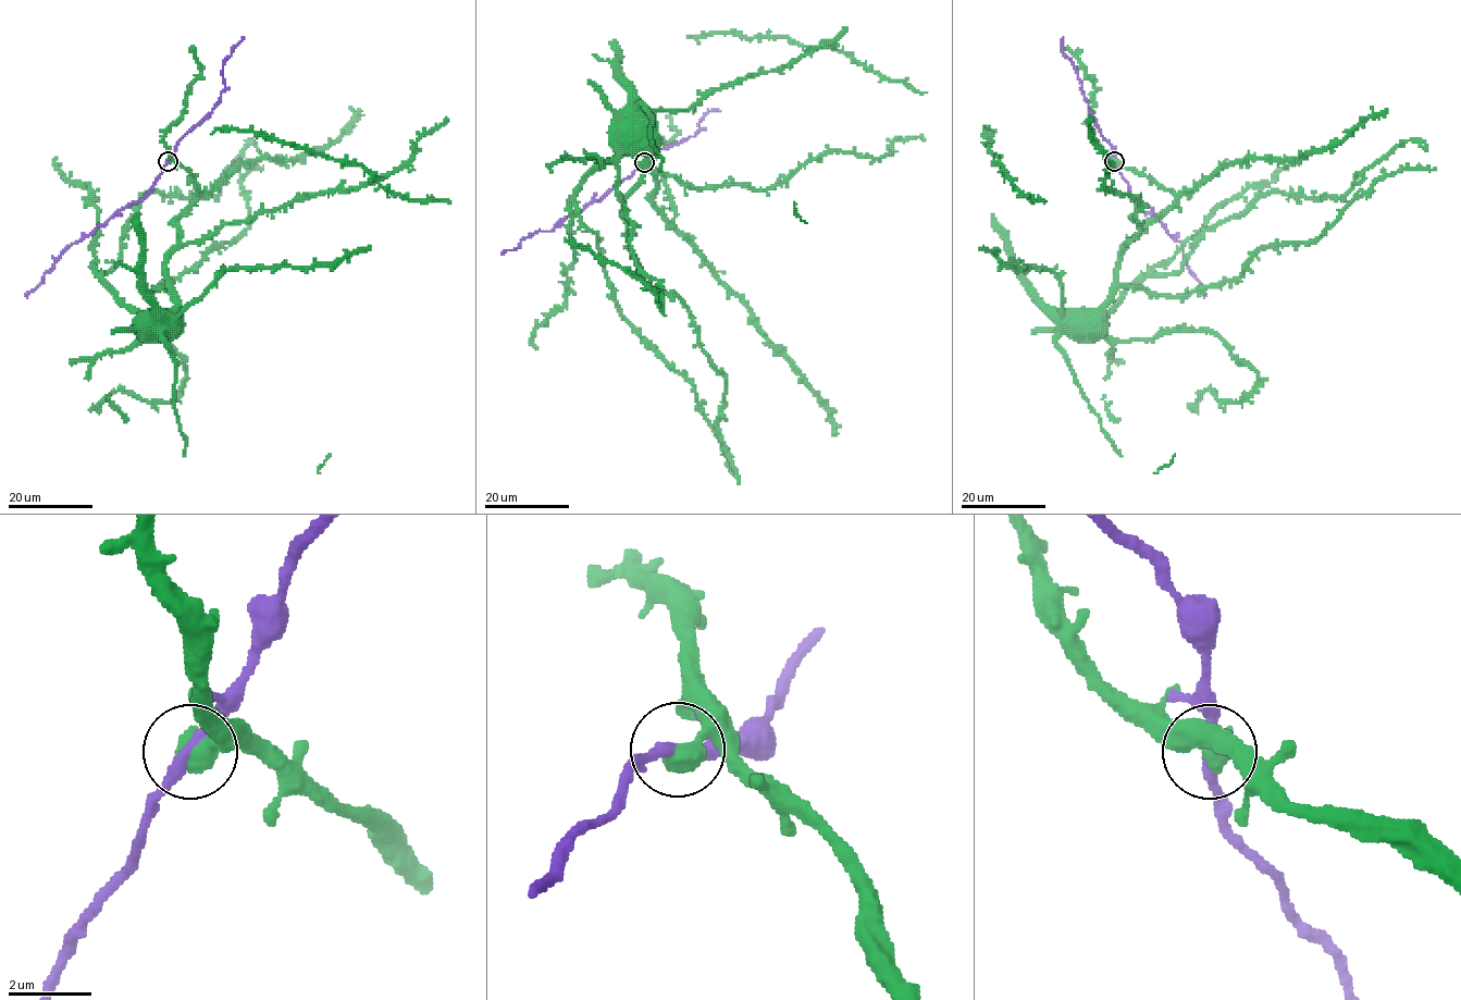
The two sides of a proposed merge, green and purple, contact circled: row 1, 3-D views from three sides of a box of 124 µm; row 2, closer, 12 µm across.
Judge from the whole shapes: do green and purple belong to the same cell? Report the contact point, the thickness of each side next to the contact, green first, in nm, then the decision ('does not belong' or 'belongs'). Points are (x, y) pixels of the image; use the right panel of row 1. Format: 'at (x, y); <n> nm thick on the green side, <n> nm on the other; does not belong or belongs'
at (1114, 161); 600 nm thick on the green side, 280 nm on the other; belongs

